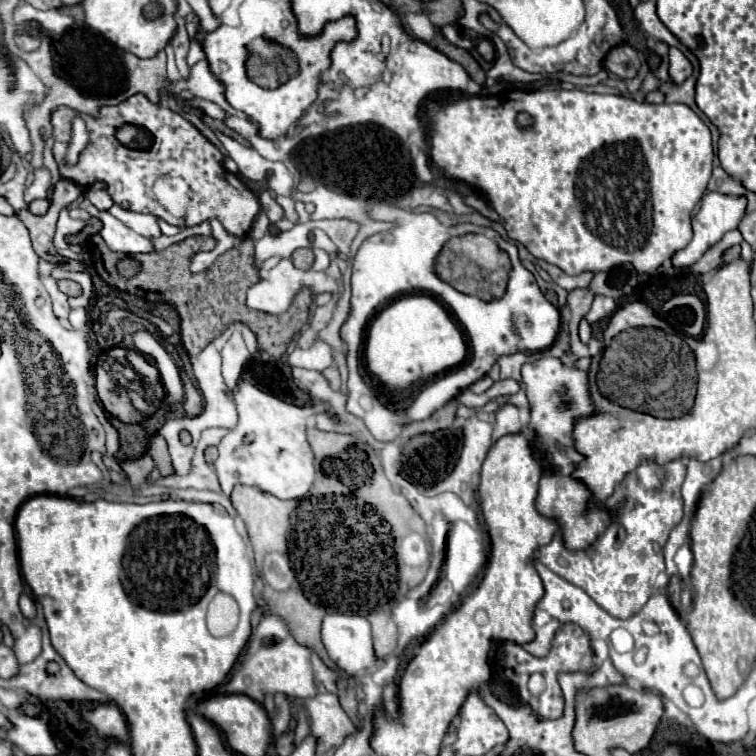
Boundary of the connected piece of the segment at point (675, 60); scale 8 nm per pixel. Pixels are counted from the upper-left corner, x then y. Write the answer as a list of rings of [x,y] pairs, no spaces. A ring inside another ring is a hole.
[[[671,47],[671,51],[669,51],[669,77],[671,77],[671,81],[673,81],[675,85],[679,85],[679,83],[683,83],[691,73],[693,73],[693,69],[691,69],[691,63],[687,61],[687,57],[685,57],[679,49]]]

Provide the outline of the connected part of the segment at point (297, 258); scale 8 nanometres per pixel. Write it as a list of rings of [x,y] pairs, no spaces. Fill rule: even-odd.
[[[297,249],[297,251],[291,255],[293,265],[295,265],[297,269],[303,269],[303,271],[311,269],[313,259],[315,259],[315,255],[313,255],[313,251],[311,251],[311,249]]]

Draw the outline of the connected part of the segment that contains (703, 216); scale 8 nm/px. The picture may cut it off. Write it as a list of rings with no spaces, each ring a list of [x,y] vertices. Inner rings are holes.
[[[707,193],[693,217],[693,239],[687,247],[671,255],[671,265],[677,269],[693,265],[709,247],[721,241],[727,231],[737,229],[743,215],[745,199],[733,199],[731,195],[721,193]]]

